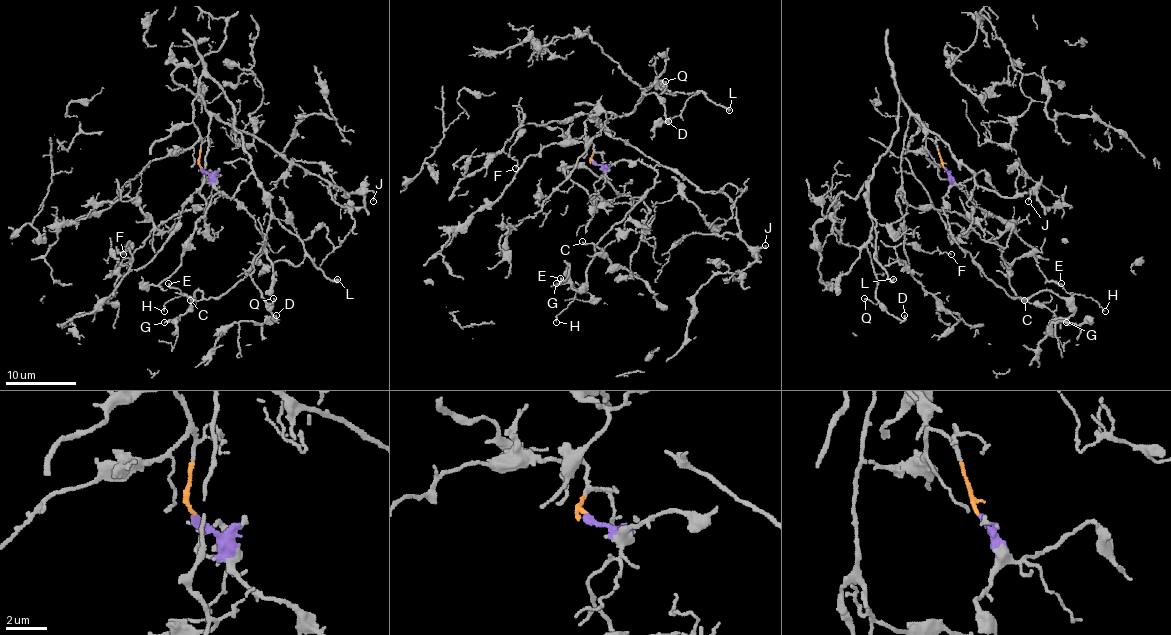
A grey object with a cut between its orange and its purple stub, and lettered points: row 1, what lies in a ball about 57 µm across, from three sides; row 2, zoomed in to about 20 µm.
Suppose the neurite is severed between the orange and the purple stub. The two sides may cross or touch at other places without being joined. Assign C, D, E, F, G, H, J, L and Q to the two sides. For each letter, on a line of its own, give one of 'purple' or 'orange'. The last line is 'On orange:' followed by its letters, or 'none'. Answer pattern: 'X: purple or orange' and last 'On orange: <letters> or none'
C: purple
D: orange
E: purple
F: orange
G: purple
H: purple
J: orange
L: orange
Q: orange
On orange: D, F, J, L, Q

